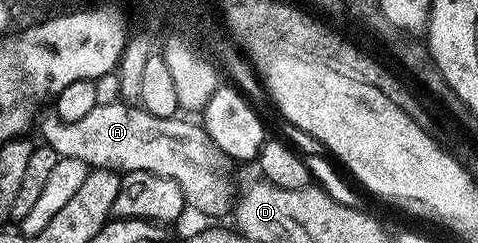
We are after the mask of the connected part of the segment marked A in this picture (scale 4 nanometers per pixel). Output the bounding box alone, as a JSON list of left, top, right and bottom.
[41,100,232,215]

